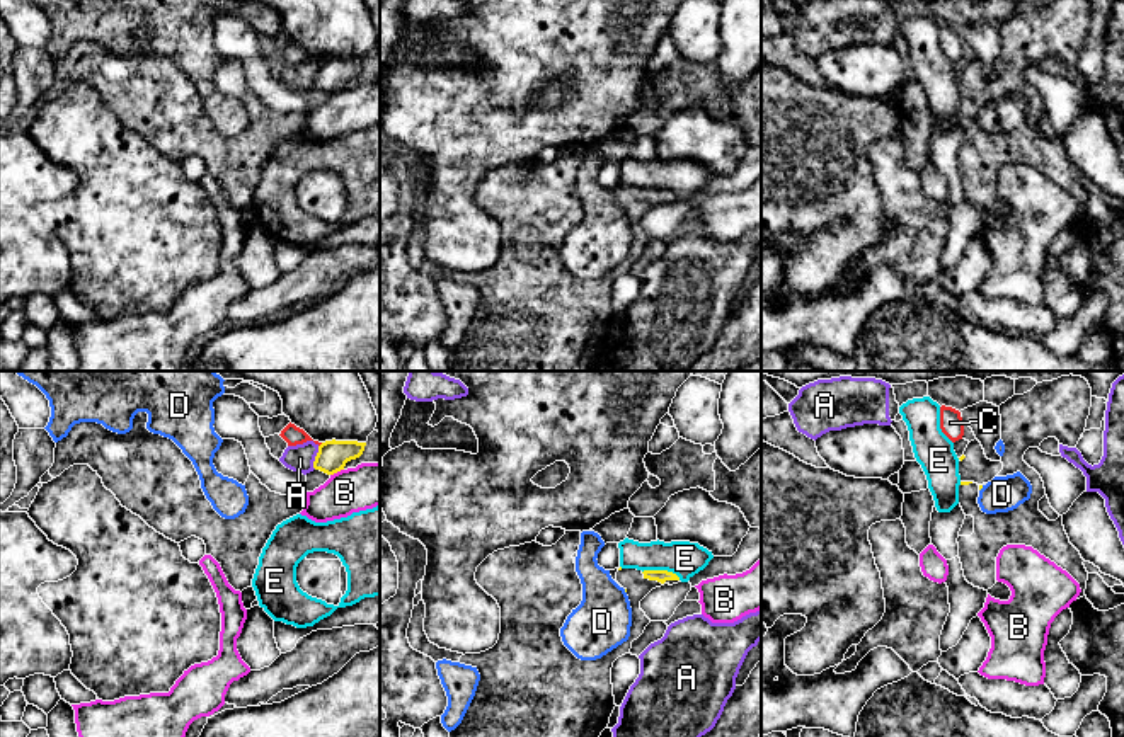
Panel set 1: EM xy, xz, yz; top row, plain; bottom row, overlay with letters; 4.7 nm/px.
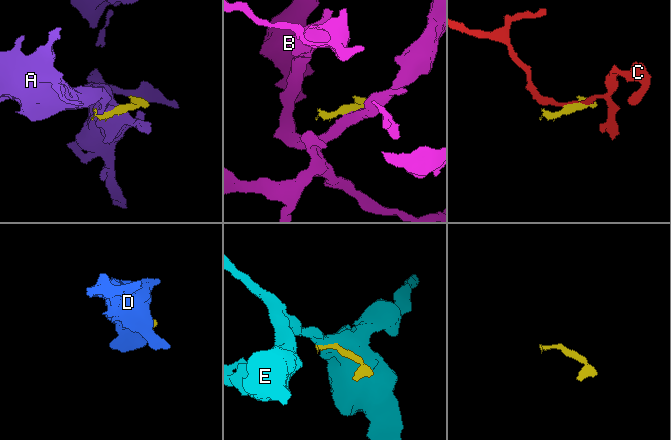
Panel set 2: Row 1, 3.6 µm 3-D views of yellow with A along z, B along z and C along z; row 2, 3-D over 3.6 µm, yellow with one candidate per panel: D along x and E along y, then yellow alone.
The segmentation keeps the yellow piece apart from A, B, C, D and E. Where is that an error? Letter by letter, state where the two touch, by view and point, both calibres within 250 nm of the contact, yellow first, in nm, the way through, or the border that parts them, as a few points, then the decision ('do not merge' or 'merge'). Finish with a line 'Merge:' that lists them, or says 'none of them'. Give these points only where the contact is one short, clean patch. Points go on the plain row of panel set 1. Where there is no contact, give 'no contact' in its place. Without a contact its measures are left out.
A: contact xy (315, 77); calibres 140 and 130 nm; border xy (319, 65), (314, 75), (314, 87); do not merge
B: contact xy (336, 91); calibres 140 and 220 nm; border xy (343, 87), (331, 94); do not merge
C: contact xy (321, 63); calibres 140 and 90 nm; do not merge
D: contact yz (981, 106); calibres 20 and 170 nm; border yz (983, 104), (980, 109); do not merge
E: contact xz (661, 189); calibres 60 and 170 nm; border xz (642, 189), (671, 189), (680, 198); do not merge
Merge: none of them

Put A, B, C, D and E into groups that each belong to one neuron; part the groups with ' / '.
A / B / C / D / E

